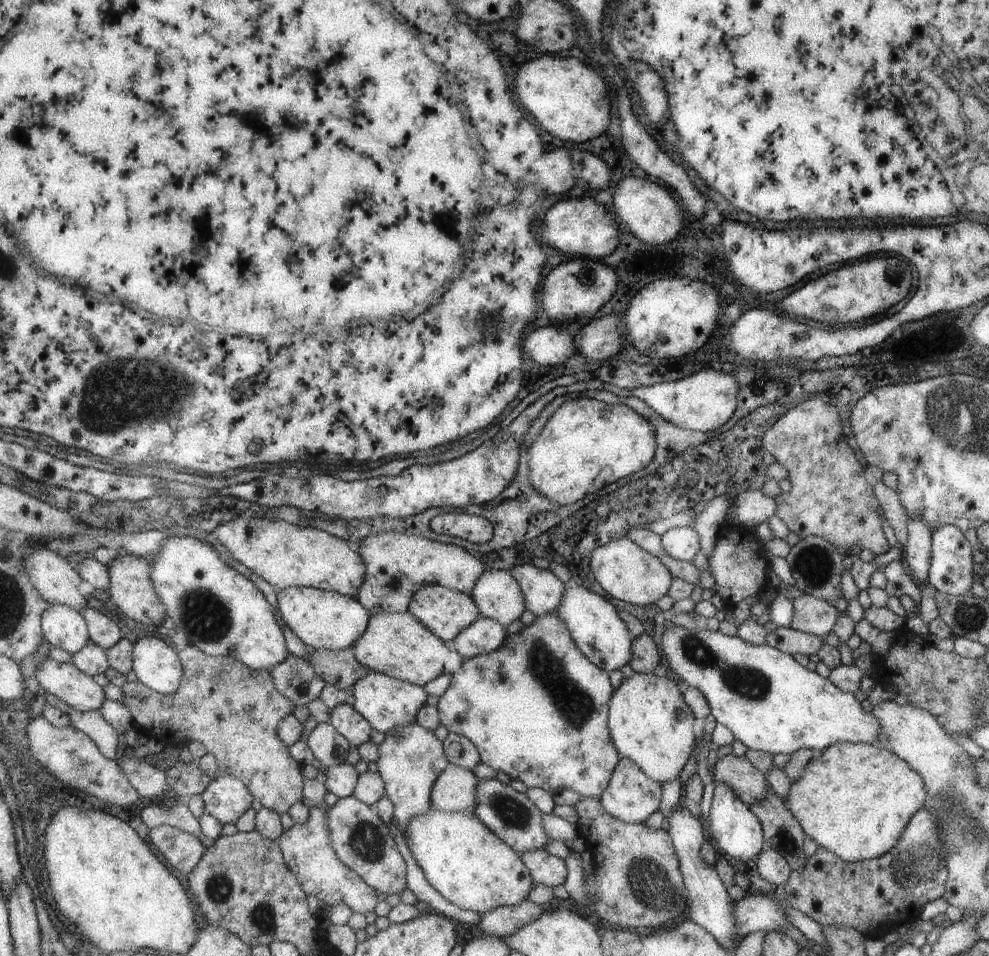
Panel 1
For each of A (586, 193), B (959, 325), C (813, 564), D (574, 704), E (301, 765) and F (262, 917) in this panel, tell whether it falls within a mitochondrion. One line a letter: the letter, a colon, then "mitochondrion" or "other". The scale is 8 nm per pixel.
A: other
B: other
C: mitochondrion
D: mitochondrion
E: other
F: mitochondrion

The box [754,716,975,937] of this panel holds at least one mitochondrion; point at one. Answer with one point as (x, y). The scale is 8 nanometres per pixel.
(916, 866)

